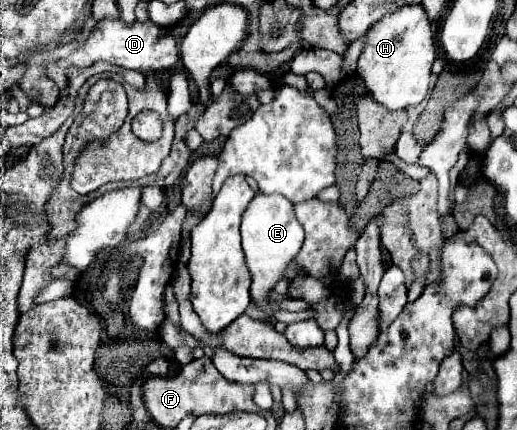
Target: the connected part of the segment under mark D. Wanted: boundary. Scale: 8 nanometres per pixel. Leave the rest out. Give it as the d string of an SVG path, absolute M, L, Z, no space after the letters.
M103 18L93 28L91 36L71 56L61 60L71 60L71 64L93 64L95 60L107 60L125 68L139 68L143 74L147 74L149 68L175 68L179 60L179 48L173 36L165 28L151 24L151 20L125 24L119 18Z

